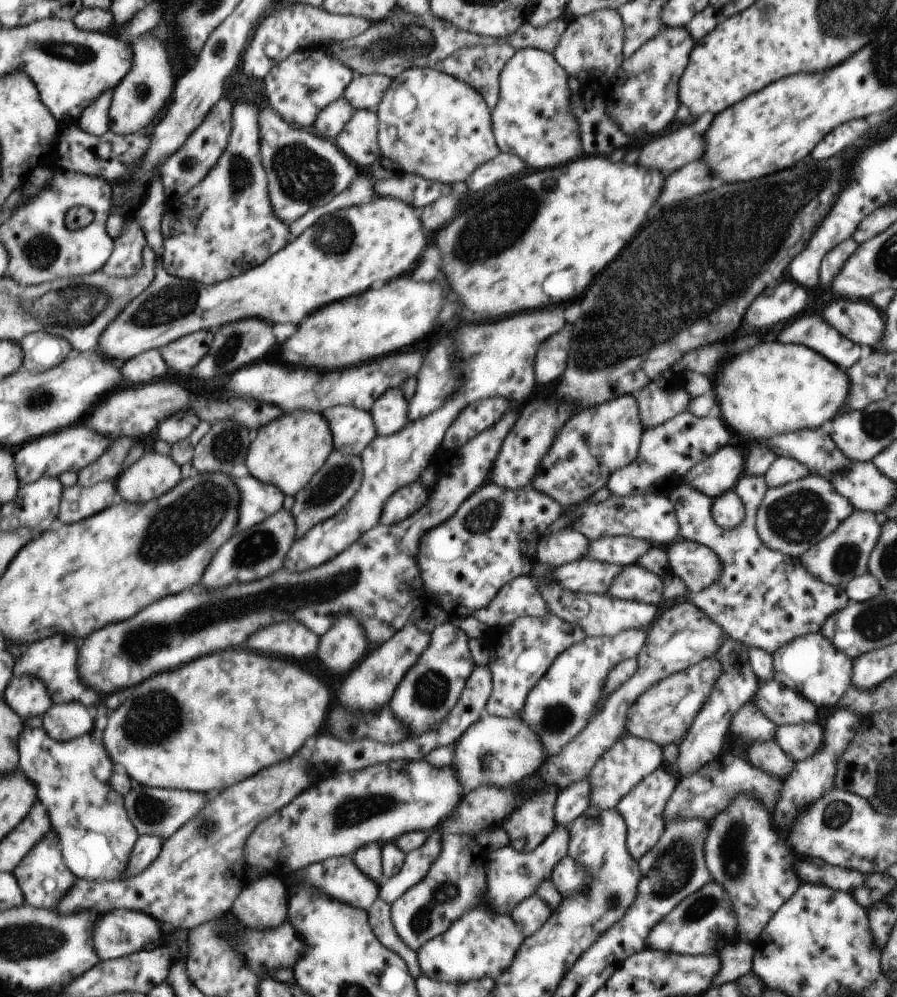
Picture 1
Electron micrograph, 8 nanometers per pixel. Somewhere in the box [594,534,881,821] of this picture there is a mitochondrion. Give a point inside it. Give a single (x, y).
(845, 560)

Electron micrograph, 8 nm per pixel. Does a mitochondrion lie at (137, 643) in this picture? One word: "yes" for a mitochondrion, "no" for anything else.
yes

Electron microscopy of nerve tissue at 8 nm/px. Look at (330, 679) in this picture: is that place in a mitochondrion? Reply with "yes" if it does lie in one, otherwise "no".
no

